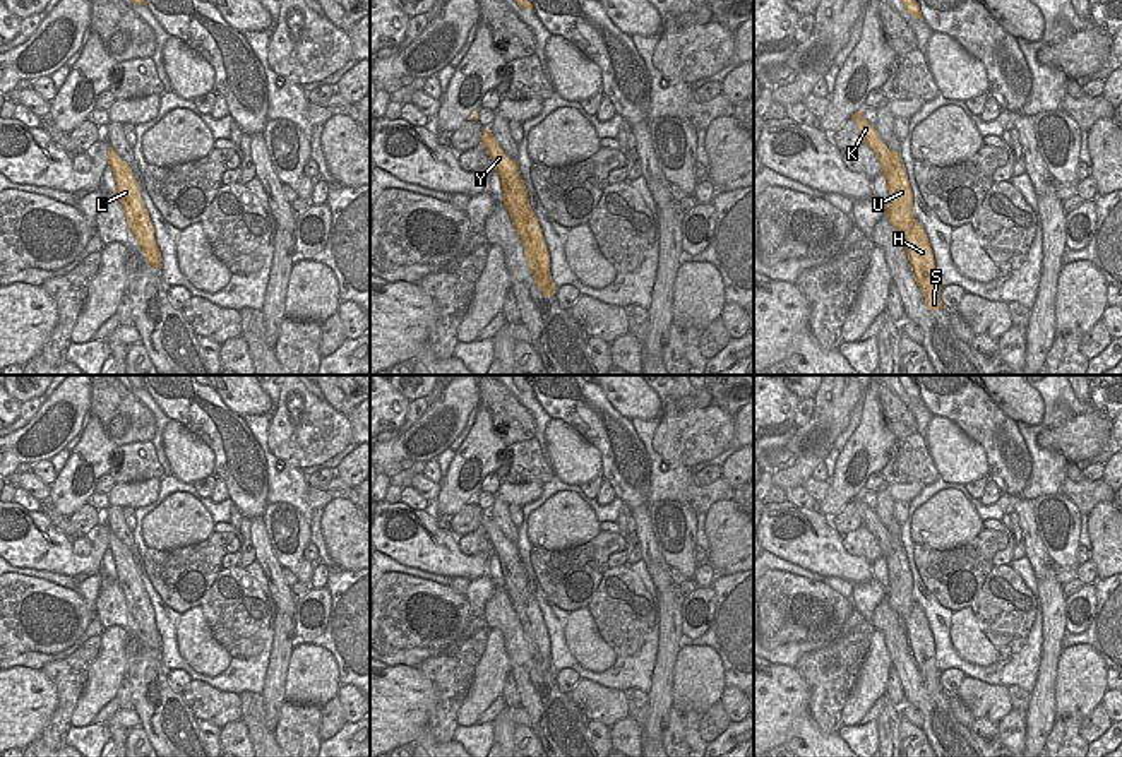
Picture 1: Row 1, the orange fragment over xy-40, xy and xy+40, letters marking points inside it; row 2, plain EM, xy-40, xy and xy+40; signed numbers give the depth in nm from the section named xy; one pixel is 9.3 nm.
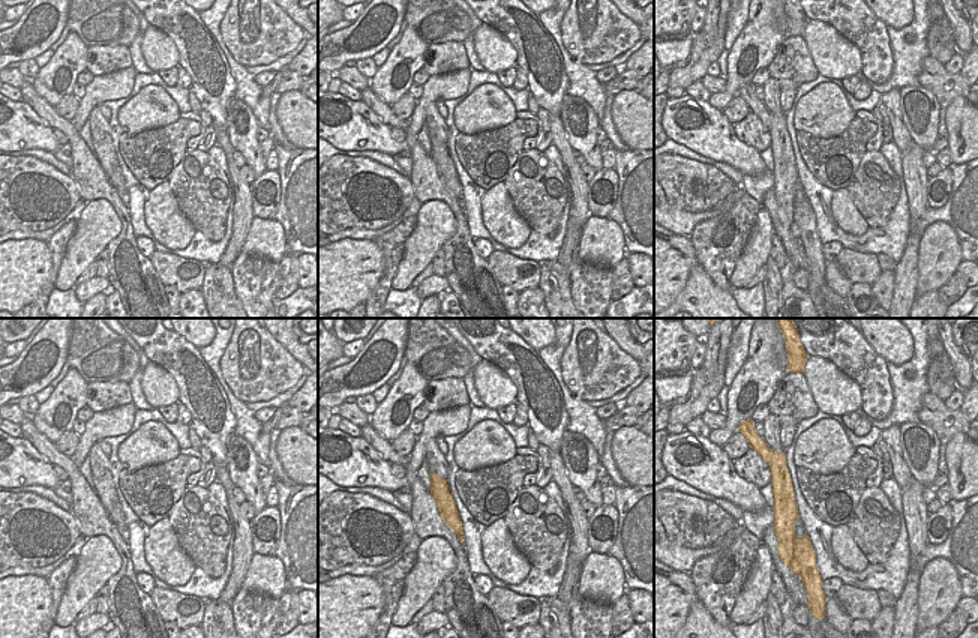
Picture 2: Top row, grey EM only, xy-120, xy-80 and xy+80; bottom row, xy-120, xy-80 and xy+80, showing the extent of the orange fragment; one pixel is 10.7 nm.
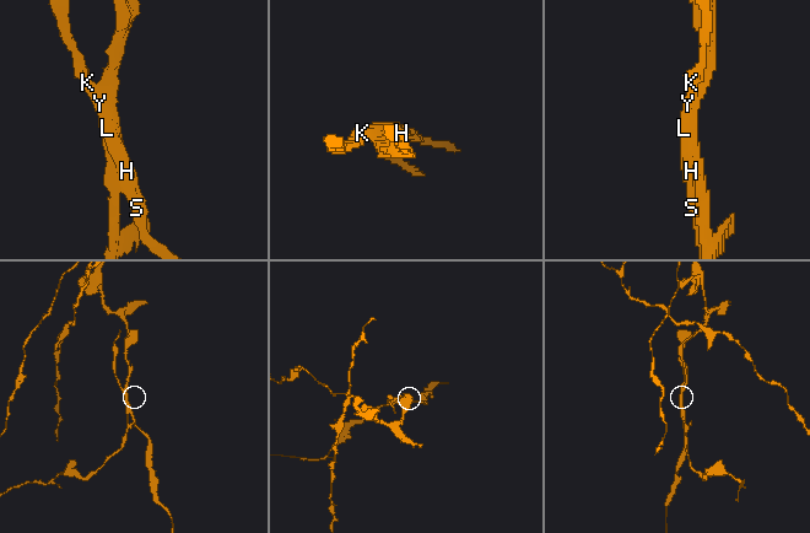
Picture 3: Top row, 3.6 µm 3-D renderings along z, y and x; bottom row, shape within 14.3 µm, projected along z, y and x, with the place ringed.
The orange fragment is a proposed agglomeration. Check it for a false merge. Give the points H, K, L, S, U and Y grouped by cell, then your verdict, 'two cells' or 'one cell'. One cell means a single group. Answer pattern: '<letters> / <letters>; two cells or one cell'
H K L S Y / U; two cells

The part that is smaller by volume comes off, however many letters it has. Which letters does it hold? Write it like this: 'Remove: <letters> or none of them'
Remove: H, K, L, S, Y

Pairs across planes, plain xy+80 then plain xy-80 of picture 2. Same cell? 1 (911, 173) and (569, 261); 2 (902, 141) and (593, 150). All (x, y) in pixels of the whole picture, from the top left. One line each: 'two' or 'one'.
1: one
2: two

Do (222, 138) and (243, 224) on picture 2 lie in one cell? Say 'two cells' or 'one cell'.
one cell

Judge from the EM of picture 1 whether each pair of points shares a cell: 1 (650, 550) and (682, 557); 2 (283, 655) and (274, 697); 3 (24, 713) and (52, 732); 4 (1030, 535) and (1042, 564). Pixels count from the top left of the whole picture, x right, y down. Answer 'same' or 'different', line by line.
1: different
2: same
3: different
4: same

